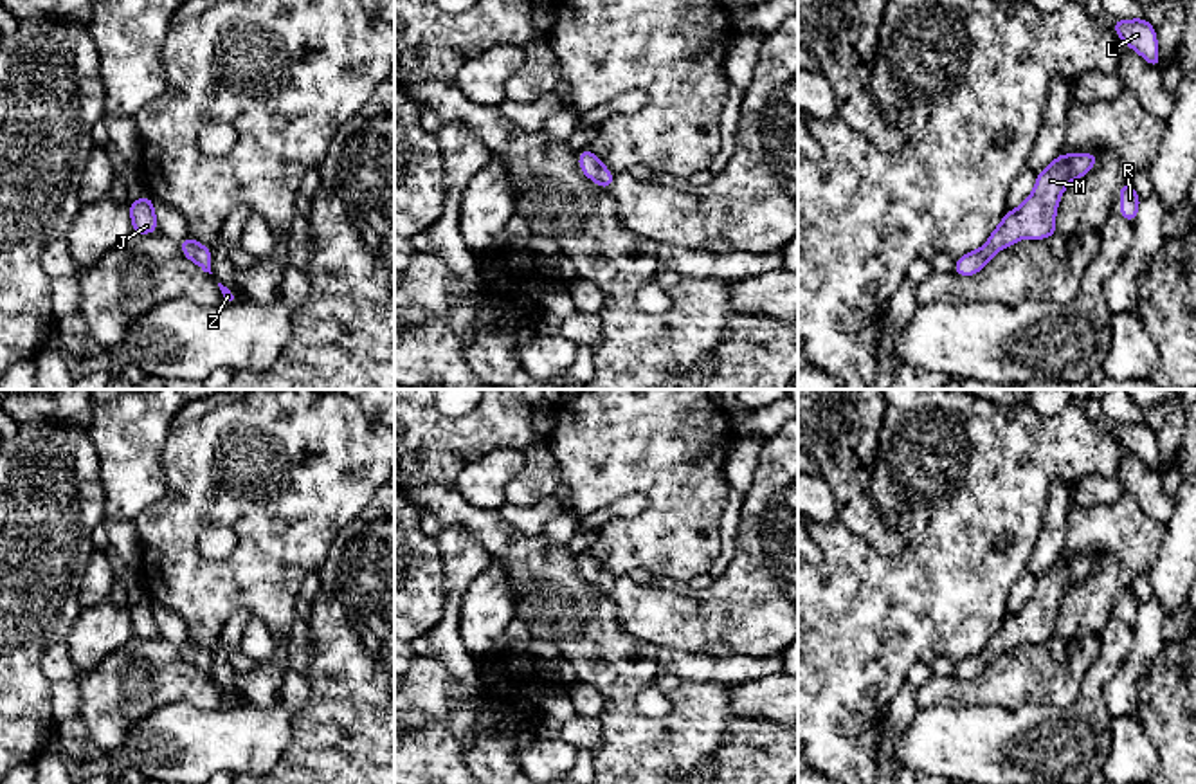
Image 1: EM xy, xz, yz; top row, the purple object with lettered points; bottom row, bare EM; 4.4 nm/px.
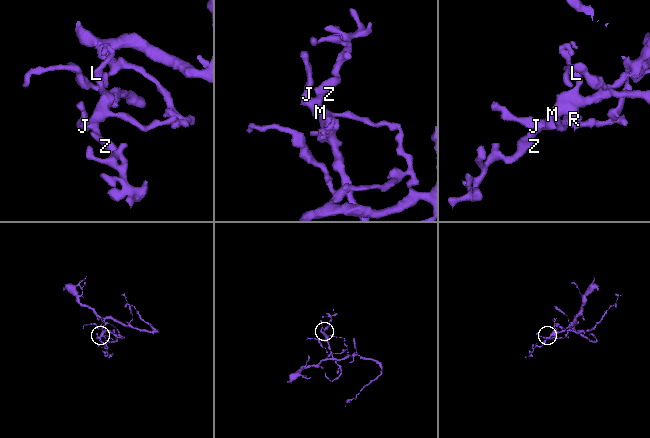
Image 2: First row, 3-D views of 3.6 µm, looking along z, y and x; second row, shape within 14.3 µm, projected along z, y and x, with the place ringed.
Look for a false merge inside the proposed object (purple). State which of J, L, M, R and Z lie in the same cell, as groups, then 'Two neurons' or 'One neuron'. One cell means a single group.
Groups: J L M R Z. One neuron

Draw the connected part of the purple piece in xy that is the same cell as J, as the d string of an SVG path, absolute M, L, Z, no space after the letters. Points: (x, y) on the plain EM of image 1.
M151 598L130 606L130 620L131 620L133 636L151 638L159 634L159 625L155 622Z

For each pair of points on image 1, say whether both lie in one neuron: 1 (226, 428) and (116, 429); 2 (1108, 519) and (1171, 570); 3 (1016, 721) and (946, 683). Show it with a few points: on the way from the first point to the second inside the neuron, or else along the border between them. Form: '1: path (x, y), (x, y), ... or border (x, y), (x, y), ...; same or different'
1: border (182, 408), (173, 419), (163, 447), (163, 471); different
2: border (1166, 523), (1162, 550), (1148, 574); different
3: border (1031, 703), (1018, 707), (948, 707); different

